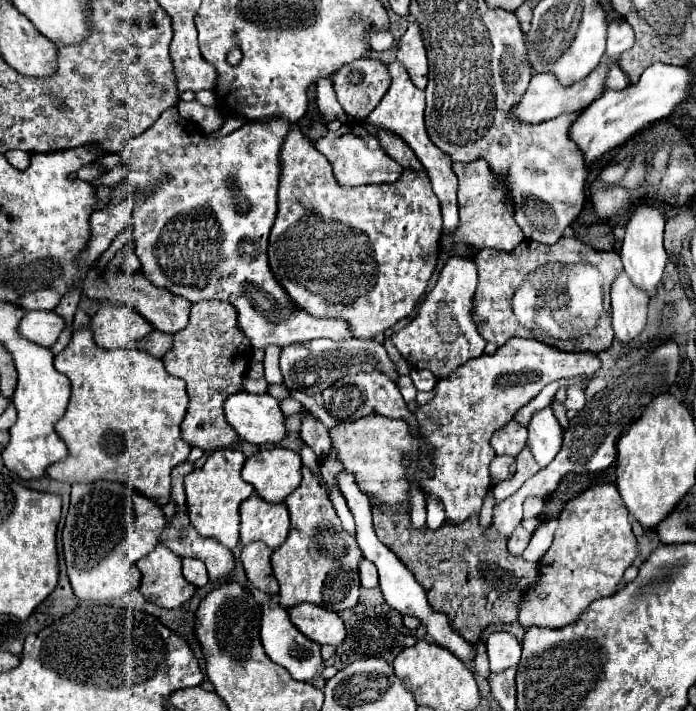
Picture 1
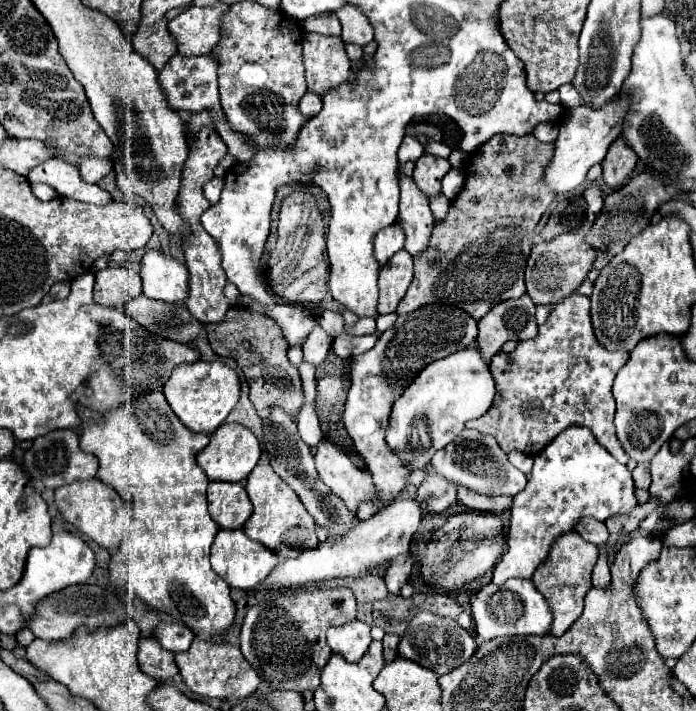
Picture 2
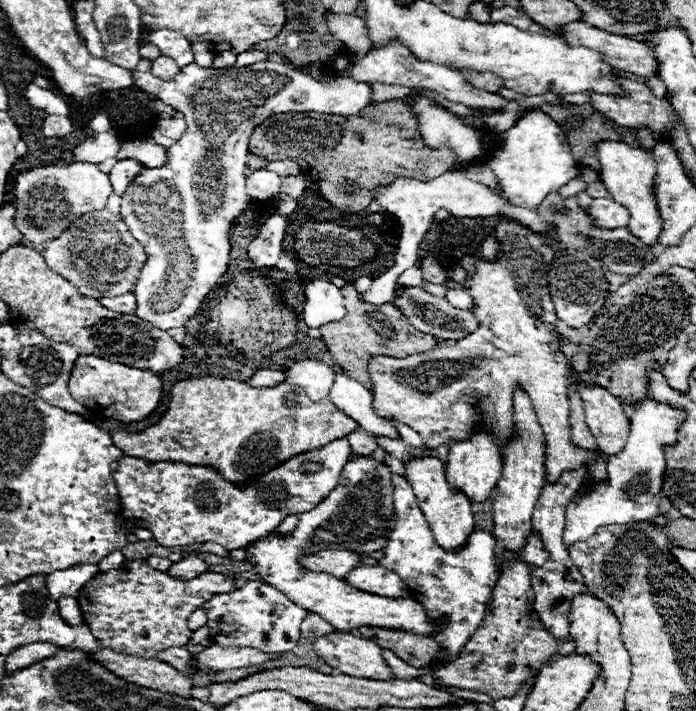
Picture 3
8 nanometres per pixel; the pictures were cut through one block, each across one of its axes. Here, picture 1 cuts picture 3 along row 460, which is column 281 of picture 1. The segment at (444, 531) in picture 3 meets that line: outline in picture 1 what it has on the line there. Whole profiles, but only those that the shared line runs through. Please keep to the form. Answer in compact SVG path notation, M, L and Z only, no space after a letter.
M238 392L226 400L224 410L226 420L236 430L236 434L250 444L278 444L286 438L280 402L270 394L254 396L248 392Z

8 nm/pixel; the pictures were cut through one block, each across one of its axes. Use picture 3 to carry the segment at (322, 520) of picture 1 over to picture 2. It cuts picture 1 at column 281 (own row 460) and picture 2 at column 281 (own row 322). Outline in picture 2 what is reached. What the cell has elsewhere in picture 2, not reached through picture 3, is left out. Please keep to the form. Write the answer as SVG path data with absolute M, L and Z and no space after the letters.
M256 466L250 472L246 480L246 492L254 506L254 514L244 526L248 538L264 544L266 548L284 558L296 558L306 548L314 548L314 544L318 544L314 518L306 512L296 492L270 466Z

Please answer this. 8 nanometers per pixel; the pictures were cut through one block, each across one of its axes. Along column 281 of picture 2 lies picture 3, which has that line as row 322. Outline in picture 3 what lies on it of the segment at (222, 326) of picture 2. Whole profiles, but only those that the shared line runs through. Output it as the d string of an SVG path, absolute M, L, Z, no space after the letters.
M346 284L344 288L340 288L342 296L344 296L344 306L346 306L346 316L338 322L330 322L324 324L320 328L322 332L322 342L326 344L328 352L332 354L334 362L342 368L344 374L352 376L354 380L360 380L360 384L364 384L368 390L370 386L370 376L368 376L368 360L370 356L378 356L378 354L386 354L386 356L394 356L394 358L406 358L412 354L422 354L430 348L436 346L436 336L432 334L424 334L420 330L416 330L414 326L408 324L408 320L400 314L400 310L396 306L388 304L366 304L360 298L360 292L354 290L354 284Z

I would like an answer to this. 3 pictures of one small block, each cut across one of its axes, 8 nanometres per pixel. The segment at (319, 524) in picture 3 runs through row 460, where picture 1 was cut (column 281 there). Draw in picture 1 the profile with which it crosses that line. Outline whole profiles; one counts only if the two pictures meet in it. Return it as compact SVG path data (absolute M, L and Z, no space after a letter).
M350 338L342 344L338 344L334 340L310 340L310 342L302 342L302 344L284 346L280 352L280 372L284 378L284 386L288 390L298 390L308 396L320 394L322 390L332 386L336 380L340 380L344 374L358 372L358 370L372 372L374 368L396 378L394 364L390 362L384 346L376 340Z

